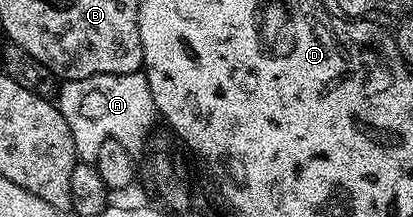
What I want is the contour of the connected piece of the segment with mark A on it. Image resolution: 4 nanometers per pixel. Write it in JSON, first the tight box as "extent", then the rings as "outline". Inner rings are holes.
{"extent":[57,73,157,163],"outline":[[[130,73],[129,75],[89,75],[89,79],[73,79],[60,84],[57,104],[65,123],[69,123],[69,131],[73,135],[73,147],[76,158],[83,163],[93,163],[97,157],[95,149],[100,149],[105,139],[117,139],[121,147],[125,147],[132,155],[139,155],[151,128],[157,122],[157,110],[153,103],[153,91],[149,91],[149,79],[146,73]]]}

